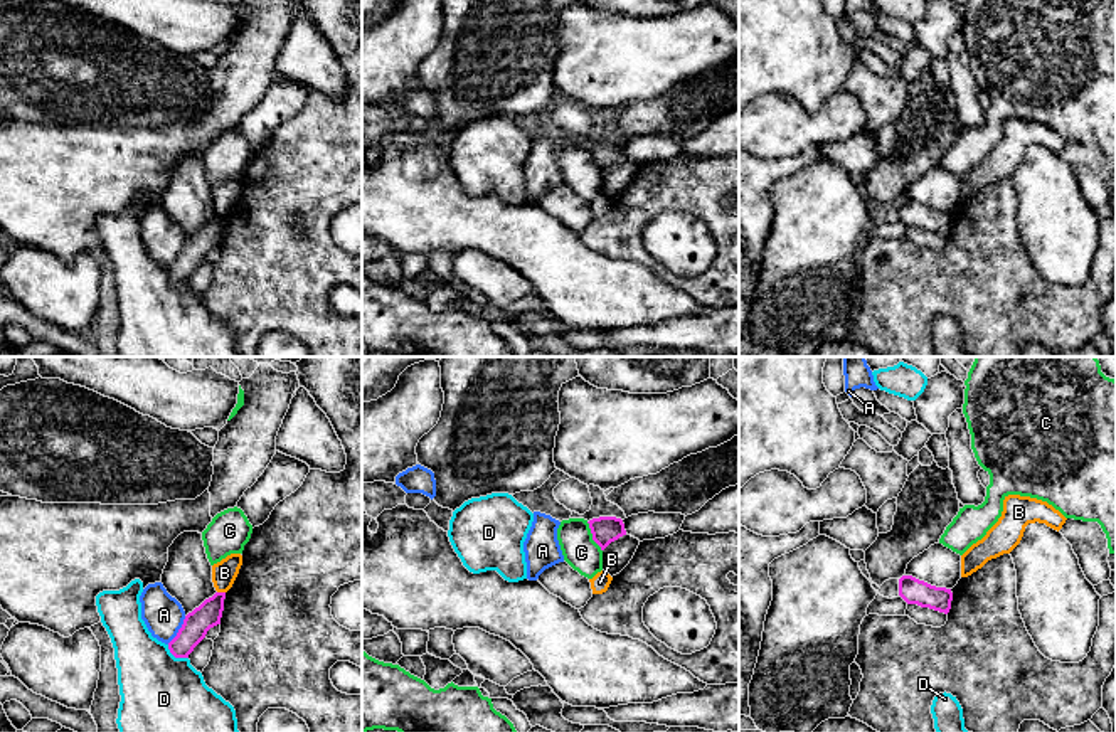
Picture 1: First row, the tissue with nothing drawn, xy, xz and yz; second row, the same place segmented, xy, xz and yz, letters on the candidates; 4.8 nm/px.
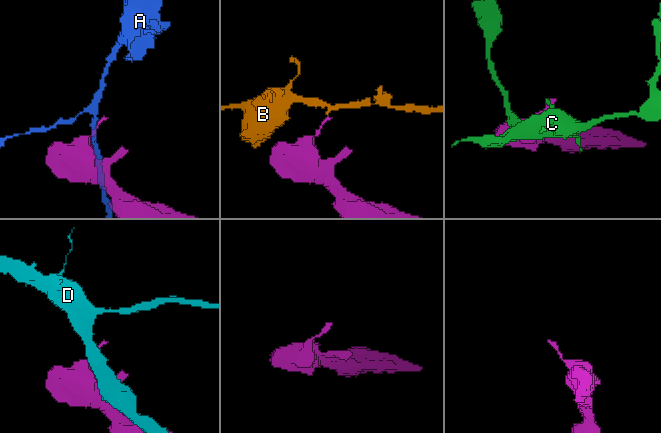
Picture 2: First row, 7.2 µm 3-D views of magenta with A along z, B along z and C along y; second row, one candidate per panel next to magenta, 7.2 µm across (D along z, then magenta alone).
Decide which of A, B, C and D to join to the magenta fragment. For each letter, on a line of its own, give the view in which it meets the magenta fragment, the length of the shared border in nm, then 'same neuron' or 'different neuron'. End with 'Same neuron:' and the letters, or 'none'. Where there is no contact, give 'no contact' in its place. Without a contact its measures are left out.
A: contact in xy; length 160 nm; different neuron
B: contact in xy; length 40 nm; different neuron
C: contact in xz; length 160 nm; different neuron
D: contact in xy; length 120 nm; different neuron
Same neuron: none

